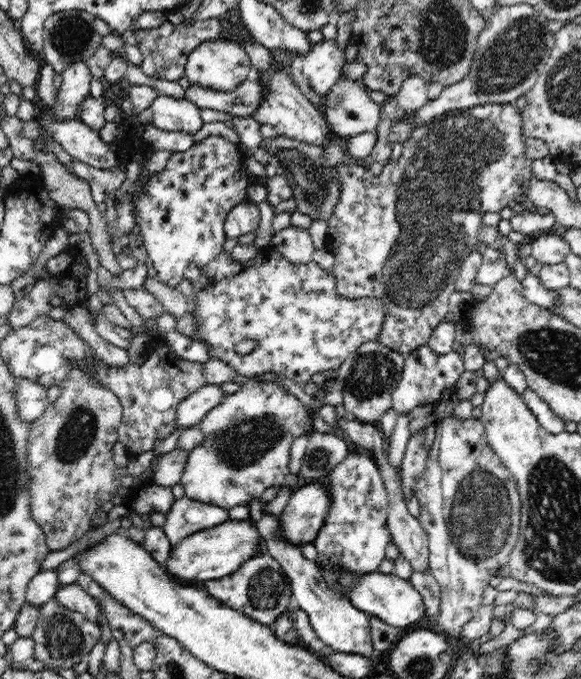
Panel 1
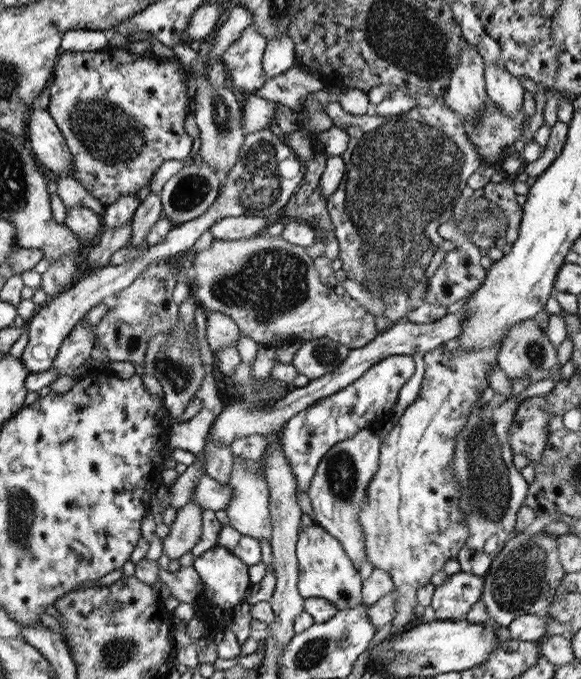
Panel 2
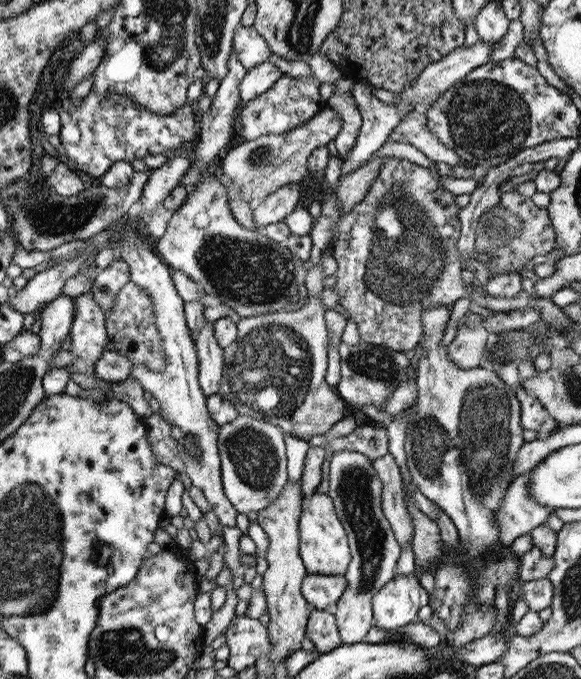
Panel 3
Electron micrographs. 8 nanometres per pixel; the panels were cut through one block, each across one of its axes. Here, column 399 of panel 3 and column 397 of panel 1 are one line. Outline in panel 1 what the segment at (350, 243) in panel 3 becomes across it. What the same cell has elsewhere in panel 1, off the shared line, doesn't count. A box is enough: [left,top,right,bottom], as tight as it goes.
[328,104,534,354]

